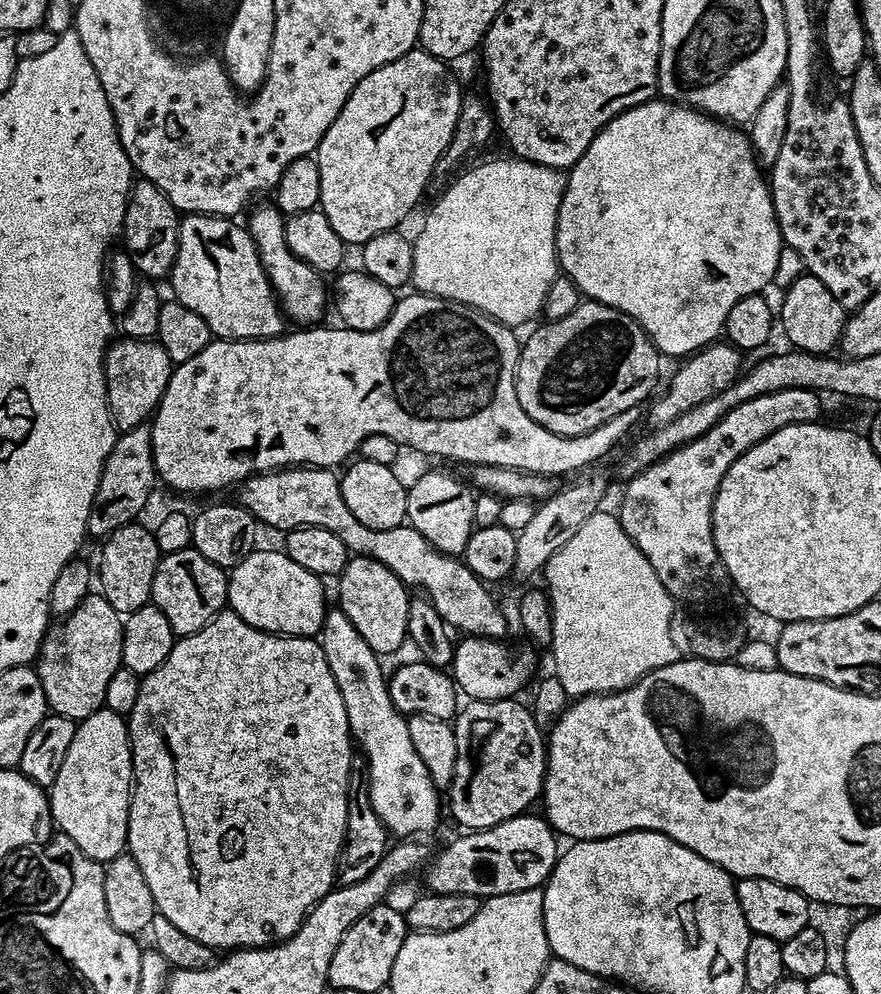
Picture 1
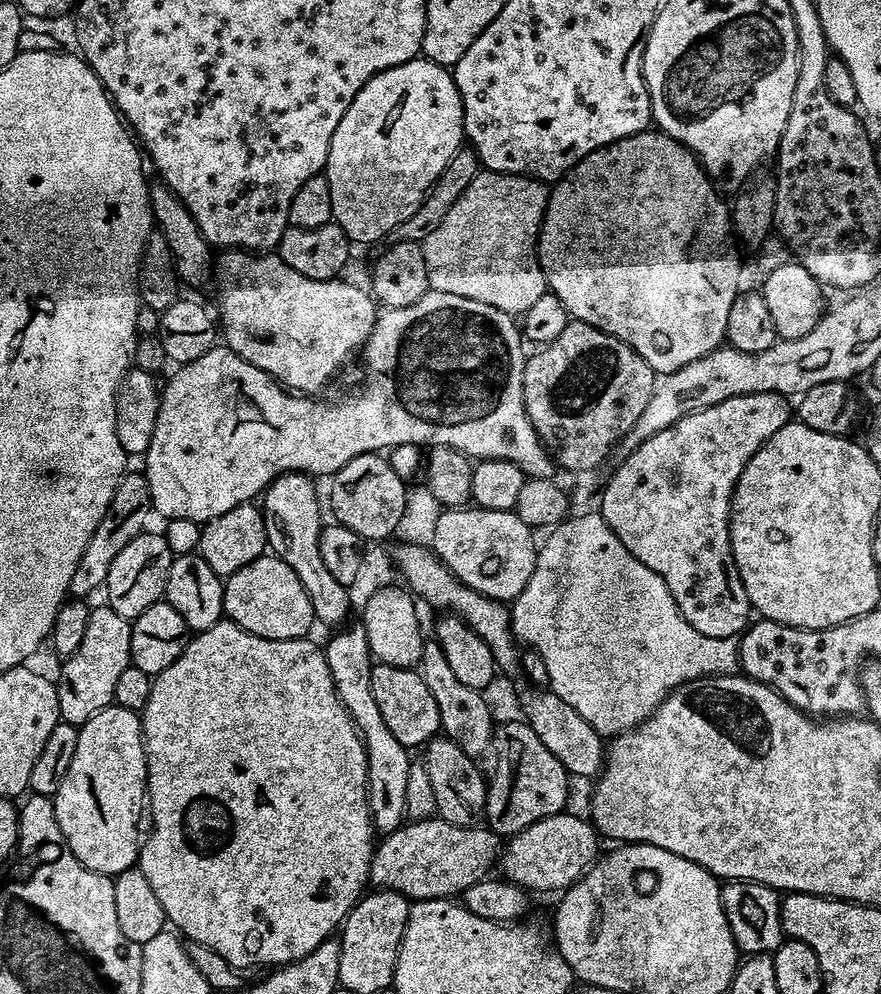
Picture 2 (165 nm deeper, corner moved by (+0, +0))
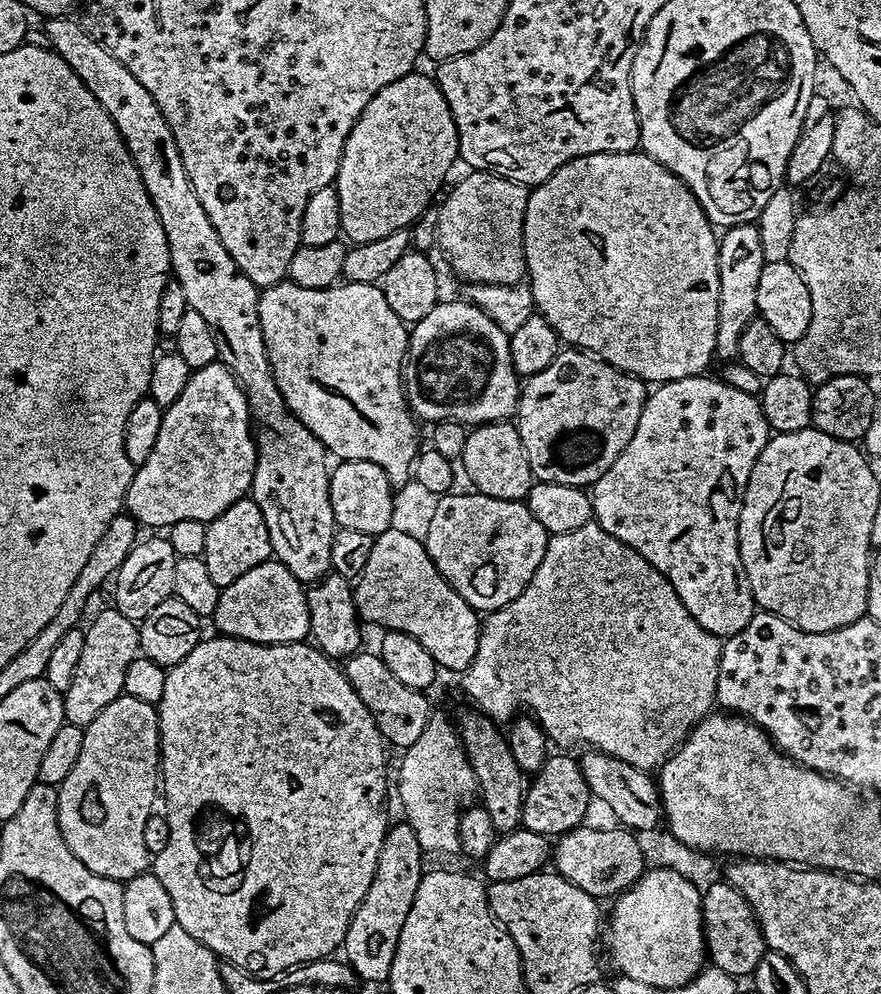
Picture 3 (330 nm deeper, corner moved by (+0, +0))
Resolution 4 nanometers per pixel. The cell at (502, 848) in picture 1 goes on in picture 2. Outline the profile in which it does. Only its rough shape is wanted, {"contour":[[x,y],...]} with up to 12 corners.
{"contour":[[565,810],[507,837],[503,879],[560,894],[602,840]]}

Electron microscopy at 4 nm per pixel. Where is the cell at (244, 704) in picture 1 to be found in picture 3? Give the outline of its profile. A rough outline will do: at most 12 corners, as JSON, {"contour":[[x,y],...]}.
{"contour":[[319,648],[167,669],[176,924],[253,976],[333,955],[390,819]]}

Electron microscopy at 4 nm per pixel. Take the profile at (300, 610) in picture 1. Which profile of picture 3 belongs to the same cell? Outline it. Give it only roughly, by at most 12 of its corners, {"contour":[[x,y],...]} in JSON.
{"contour":[[270,558],[221,588],[217,633],[309,639],[308,593]]}

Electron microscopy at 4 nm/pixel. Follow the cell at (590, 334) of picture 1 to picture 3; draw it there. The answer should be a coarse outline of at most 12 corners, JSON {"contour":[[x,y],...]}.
{"contour":[[565,347],[520,386],[533,477],[587,489],[649,389]]}

